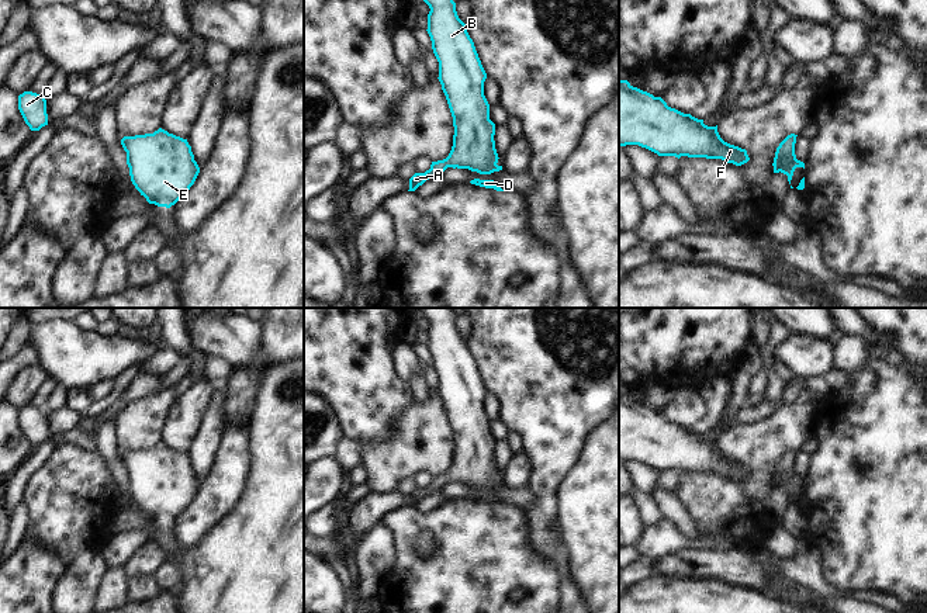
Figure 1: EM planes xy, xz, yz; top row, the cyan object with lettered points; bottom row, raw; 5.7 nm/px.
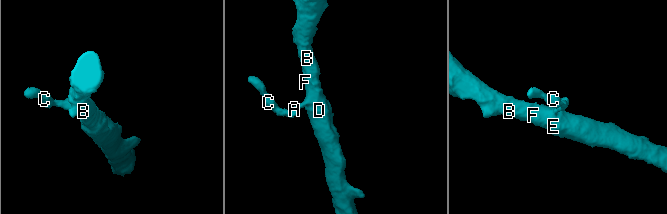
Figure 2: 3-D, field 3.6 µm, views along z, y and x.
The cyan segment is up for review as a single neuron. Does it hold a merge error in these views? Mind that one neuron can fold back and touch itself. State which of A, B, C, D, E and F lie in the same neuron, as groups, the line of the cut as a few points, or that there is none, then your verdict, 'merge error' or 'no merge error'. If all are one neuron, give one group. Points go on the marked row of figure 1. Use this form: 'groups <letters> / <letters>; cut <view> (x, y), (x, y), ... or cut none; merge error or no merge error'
groups A B C D E F; cut none; no merge error

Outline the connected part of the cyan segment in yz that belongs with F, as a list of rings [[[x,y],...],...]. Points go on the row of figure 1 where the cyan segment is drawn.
[[[619,80],[619,148],[639,145],[658,156],[688,156],[722,159],[741,166],[750,160],[747,150],[724,142],[716,127],[708,127],[703,120],[684,114],[667,105],[661,97],[633,87],[627,80]]]

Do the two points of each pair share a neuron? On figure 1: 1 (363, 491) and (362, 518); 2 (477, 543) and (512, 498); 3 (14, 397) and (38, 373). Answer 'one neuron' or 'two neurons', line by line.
1: two neurons
2: two neurons
3: one neuron

